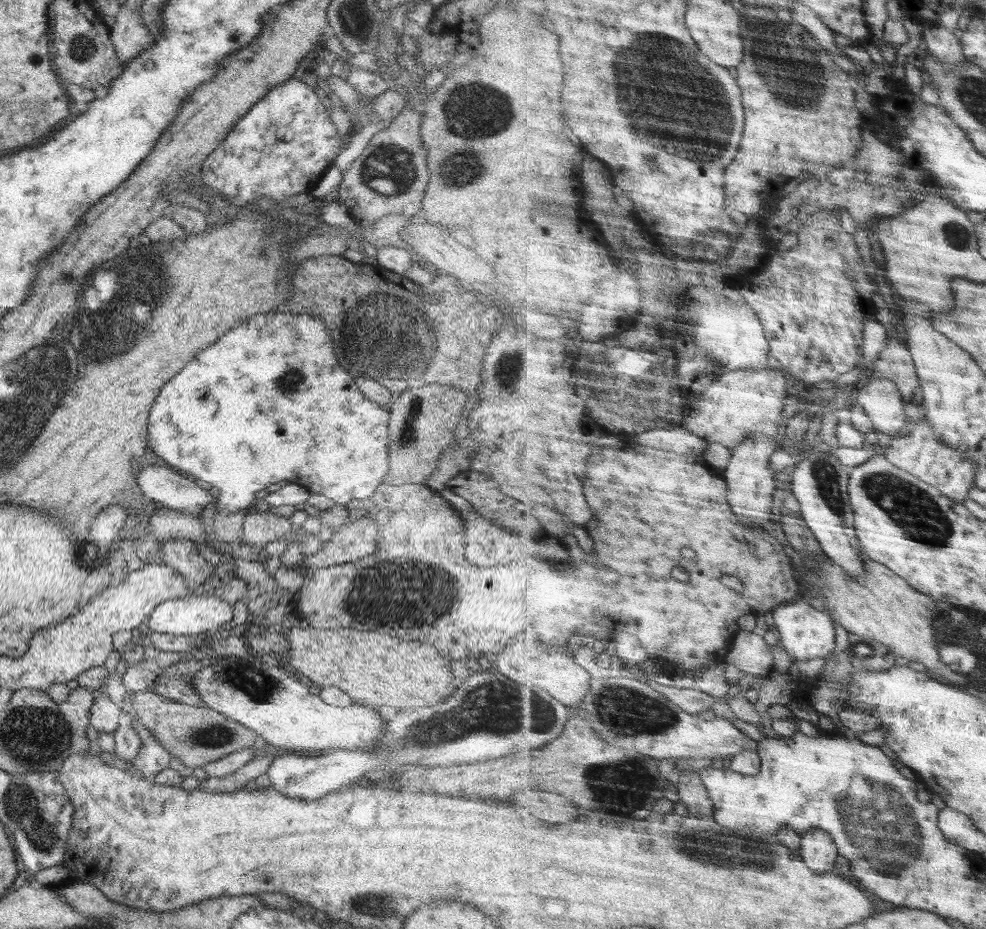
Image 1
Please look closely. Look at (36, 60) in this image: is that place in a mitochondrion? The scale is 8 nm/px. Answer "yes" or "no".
no

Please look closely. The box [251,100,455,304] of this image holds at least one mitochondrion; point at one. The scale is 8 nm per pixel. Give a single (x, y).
(388, 170)

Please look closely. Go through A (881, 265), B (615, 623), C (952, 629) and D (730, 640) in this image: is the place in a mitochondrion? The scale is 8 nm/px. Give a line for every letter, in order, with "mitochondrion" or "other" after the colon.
A: other
B: other
C: mitochondrion
D: other

